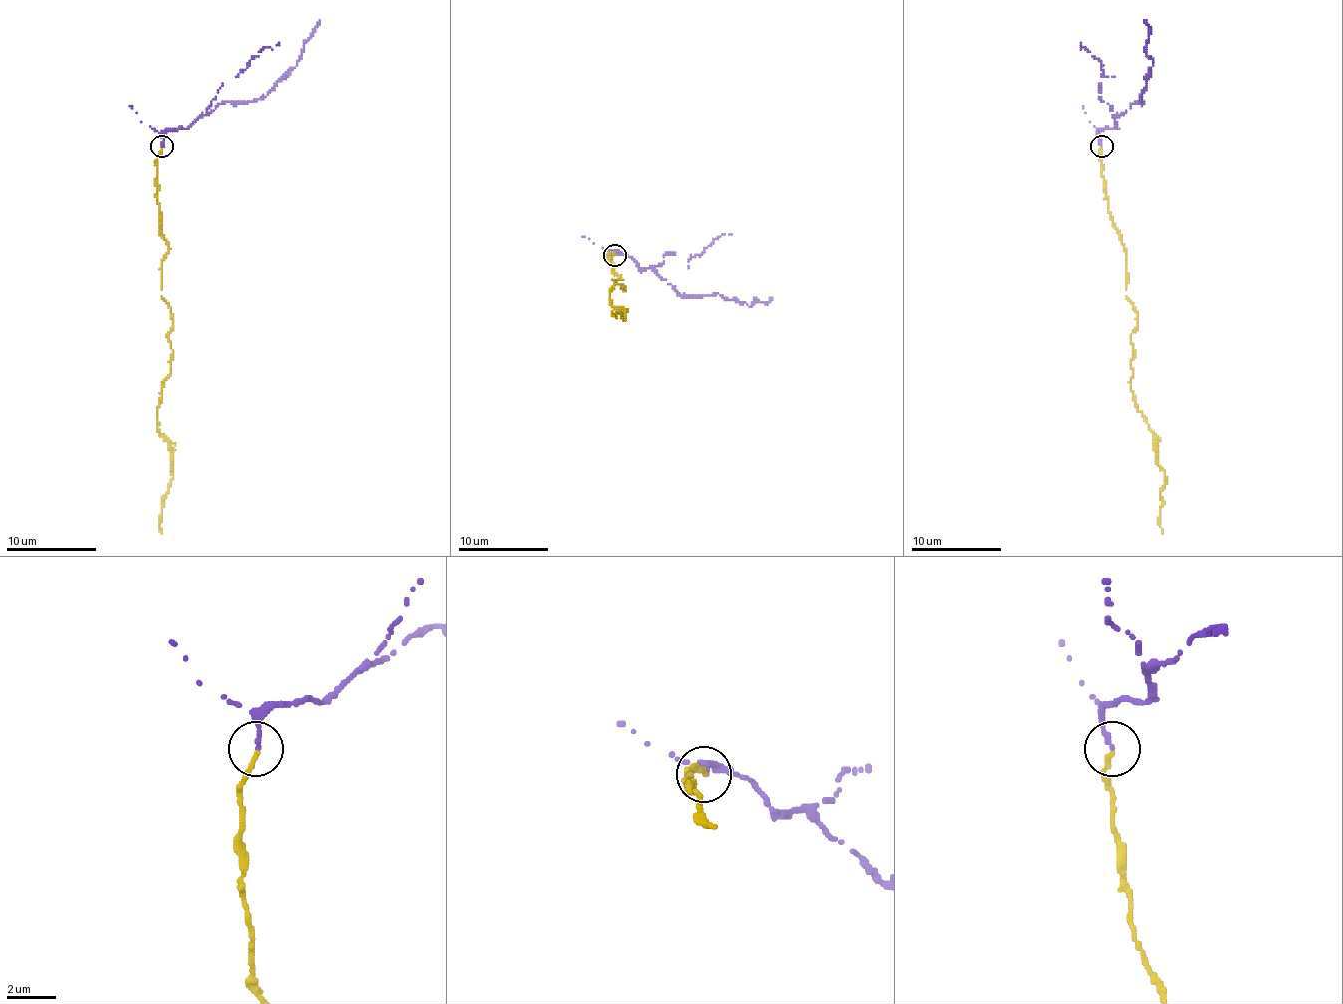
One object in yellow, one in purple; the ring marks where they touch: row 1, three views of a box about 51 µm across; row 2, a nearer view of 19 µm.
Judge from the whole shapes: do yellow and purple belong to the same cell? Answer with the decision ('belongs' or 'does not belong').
does not belong

